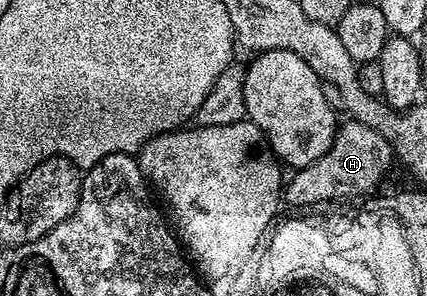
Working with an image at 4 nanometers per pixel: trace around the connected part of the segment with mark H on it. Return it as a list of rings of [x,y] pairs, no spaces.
[[[354,120],[340,125],[335,131],[333,144],[325,153],[307,166],[300,166],[285,186],[285,202],[291,206],[315,206],[318,202],[331,202],[334,198],[347,198],[350,194],[367,194],[383,178],[387,170],[387,162],[383,153],[389,147],[385,139],[373,128],[365,128],[365,124]]]

